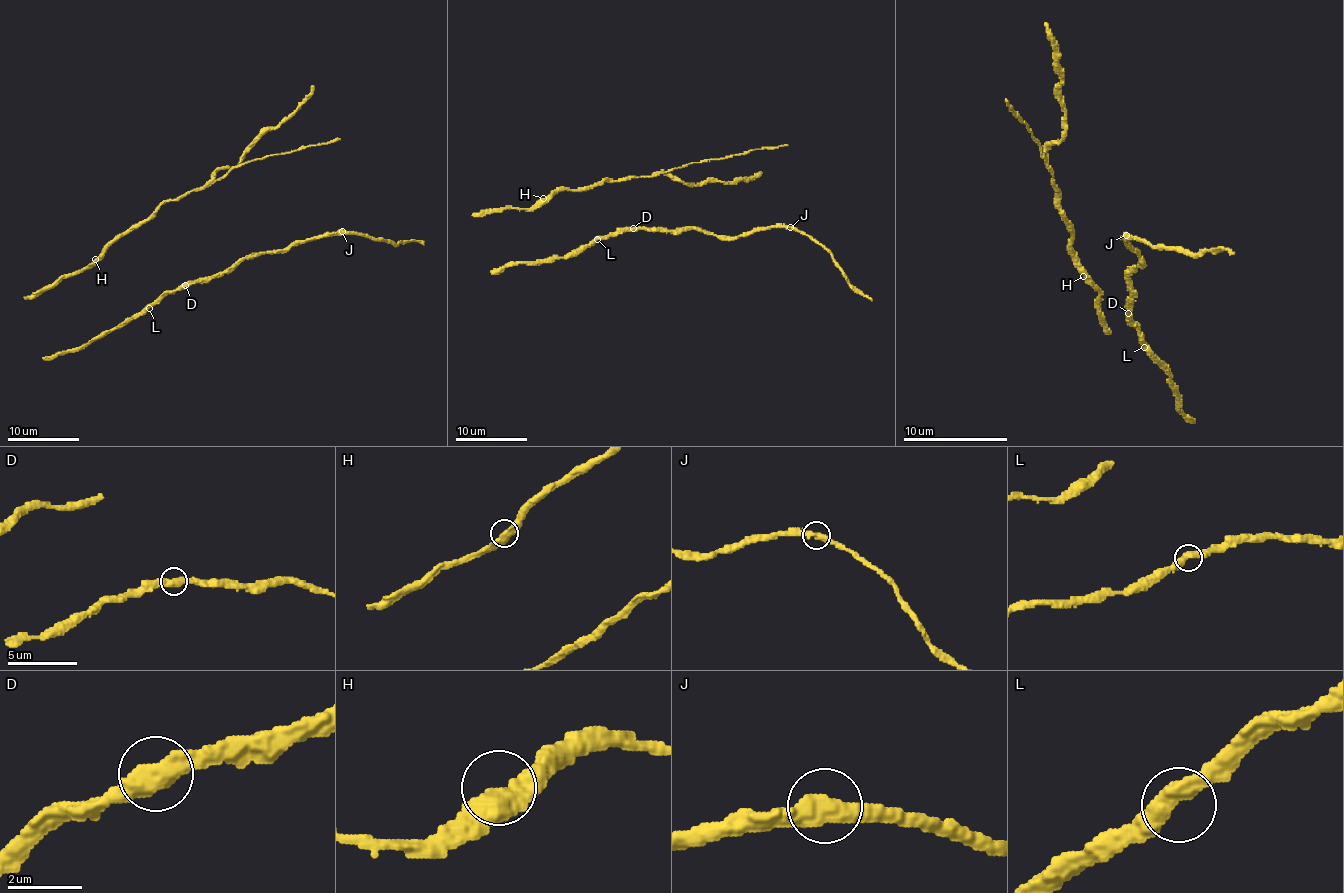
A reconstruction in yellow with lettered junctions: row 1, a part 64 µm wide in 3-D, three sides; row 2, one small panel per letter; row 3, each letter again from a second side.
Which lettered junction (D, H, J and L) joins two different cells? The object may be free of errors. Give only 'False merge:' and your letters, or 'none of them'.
False merge: none of them

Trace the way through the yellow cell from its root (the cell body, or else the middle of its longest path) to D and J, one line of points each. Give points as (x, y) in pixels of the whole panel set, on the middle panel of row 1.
D: (595, 237), (608, 237), (633, 228)
J: (595, 237), (608, 237), (639, 228), (696, 228), (714, 236), (738, 237), (770, 227), (790, 227)

